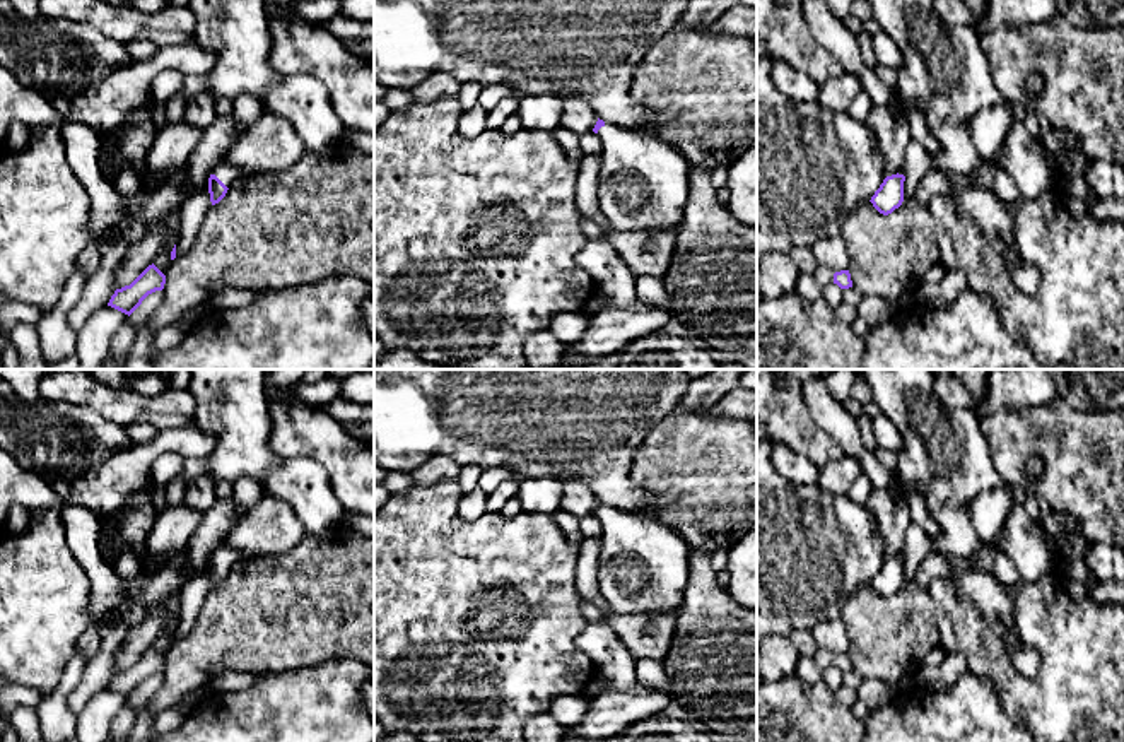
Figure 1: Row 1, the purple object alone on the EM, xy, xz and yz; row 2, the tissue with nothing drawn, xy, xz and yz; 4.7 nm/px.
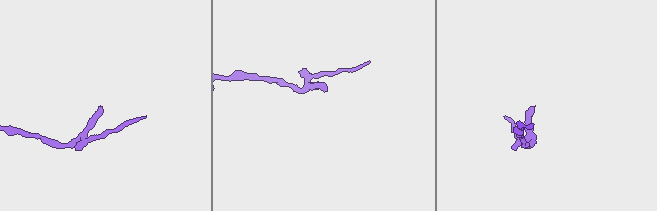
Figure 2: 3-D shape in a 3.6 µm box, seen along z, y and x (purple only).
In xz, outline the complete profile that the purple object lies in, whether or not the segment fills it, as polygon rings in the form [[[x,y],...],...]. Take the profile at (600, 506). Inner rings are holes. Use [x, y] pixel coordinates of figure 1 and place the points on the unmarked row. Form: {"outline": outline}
{"outline": [[[598,501],[594,516],[603,525],[598,559],[601,598],[617,614],[668,614],[678,610],[688,583],[688,544],[671,527]]]}

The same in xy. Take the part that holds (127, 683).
{"outline": [[[152,646],[130,668],[116,672],[108,689],[130,699],[149,677],[162,674],[164,667],[166,658]]]}

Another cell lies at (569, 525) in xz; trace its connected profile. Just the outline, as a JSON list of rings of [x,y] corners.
[[[564,509],[553,513],[552,518],[555,520],[557,527],[560,528],[567,540],[571,540],[576,545],[579,545],[584,540],[579,528],[579,518]]]

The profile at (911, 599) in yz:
[[[916,580],[904,583],[888,598],[880,597],[871,585],[866,585],[842,604],[840,621],[851,641],[852,668],[863,679],[878,679],[892,687],[904,677],[914,677],[924,655],[940,646],[933,600]]]

